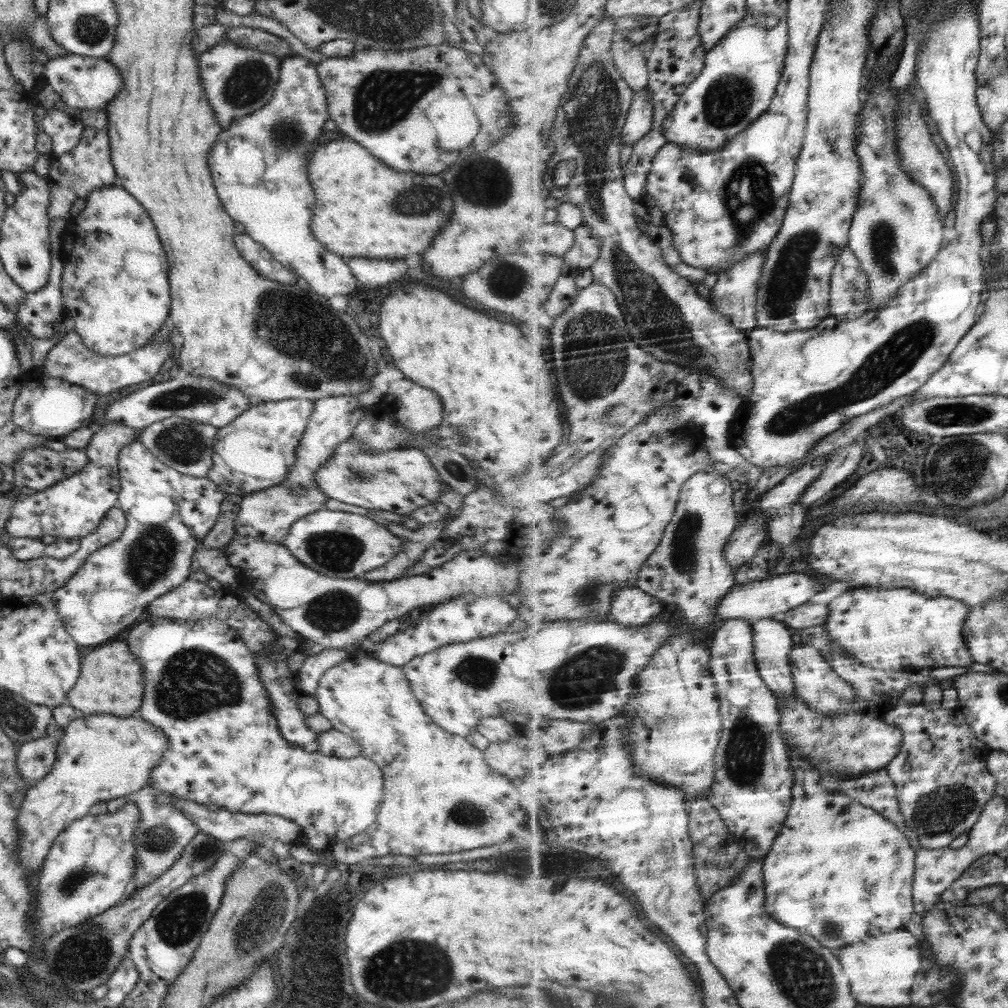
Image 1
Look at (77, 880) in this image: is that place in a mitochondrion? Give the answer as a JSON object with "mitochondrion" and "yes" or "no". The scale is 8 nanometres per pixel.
{"mitochondrion":"yes"}

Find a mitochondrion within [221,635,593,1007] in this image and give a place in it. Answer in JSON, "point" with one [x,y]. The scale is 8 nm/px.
{"point":[389,973]}

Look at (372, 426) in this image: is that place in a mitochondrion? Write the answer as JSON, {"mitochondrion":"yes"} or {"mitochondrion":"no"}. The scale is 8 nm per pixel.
{"mitochondrion":"no"}

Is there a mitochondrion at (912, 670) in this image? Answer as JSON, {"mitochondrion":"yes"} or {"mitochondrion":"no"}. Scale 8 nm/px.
{"mitochondrion":"no"}

